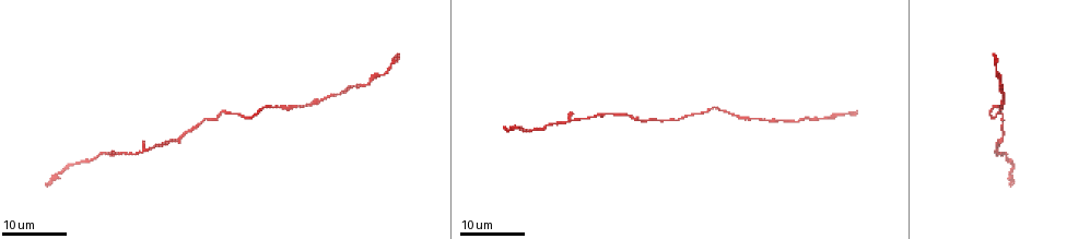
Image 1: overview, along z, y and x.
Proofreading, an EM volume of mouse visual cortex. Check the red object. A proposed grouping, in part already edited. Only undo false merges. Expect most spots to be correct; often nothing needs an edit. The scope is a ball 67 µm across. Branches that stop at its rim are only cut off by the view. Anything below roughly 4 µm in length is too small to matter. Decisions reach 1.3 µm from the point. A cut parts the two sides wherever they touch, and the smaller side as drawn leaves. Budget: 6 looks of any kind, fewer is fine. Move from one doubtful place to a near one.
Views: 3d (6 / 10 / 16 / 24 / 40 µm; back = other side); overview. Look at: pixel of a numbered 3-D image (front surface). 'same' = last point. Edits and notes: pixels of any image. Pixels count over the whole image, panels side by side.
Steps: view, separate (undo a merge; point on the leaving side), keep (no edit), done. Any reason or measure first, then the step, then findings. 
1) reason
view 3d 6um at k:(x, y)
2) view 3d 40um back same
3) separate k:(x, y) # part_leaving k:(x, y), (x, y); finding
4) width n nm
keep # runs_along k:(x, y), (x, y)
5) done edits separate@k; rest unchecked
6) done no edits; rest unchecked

three arms meet
view 3d 24um at 1:(181, 137)

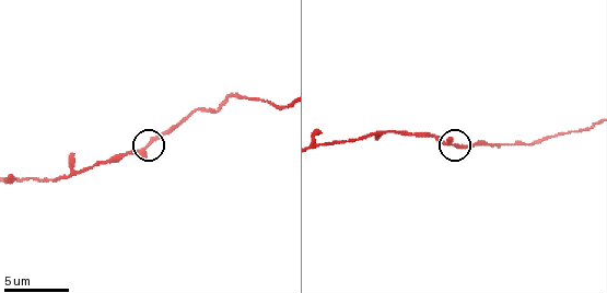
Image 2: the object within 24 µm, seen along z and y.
view 3d 6um at 2:(453, 143)

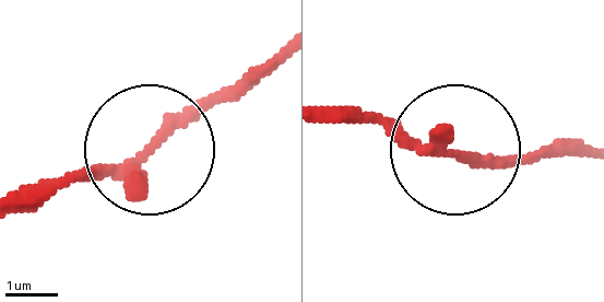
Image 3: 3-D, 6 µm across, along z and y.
width 190 nm
keep # runs_along 3:(273, 51), (155, 152), (77, 173), (42, 204); all the same neuron

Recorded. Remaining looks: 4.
view 3d 10um at 2:(535, 142)

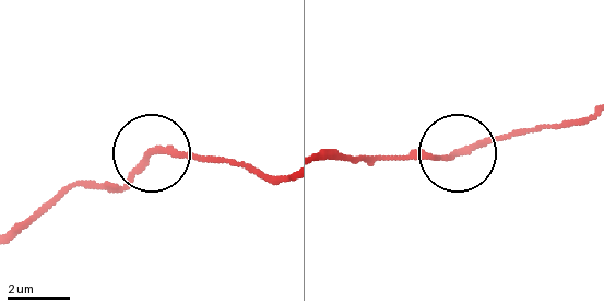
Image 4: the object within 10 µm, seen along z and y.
side_arm 35 um
keep # runs_along 4:(156, 151), (237, 159); all the same neuron

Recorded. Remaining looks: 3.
view 3d 16um at 1:(310, 105)

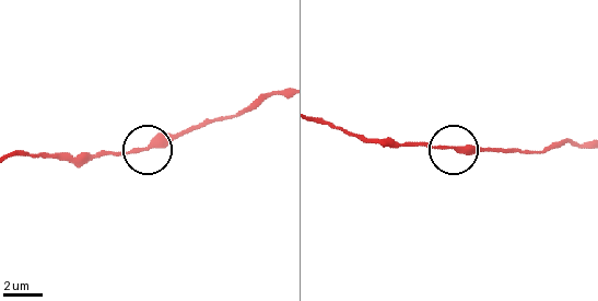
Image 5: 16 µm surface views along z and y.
closer look
view 3d 10um at 5:(451, 147)

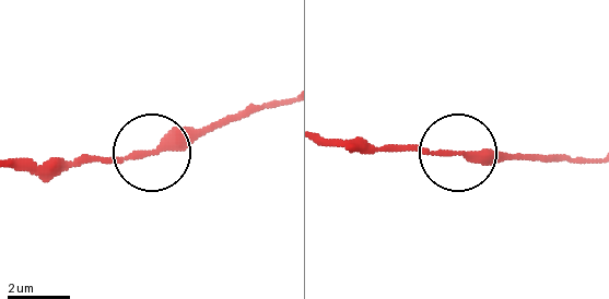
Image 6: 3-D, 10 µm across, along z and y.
keep # runs_along 6:(324, 136), (442, 155), (549, 155); continuous, no second neuron

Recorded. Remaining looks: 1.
done no edits; rest unchecked

